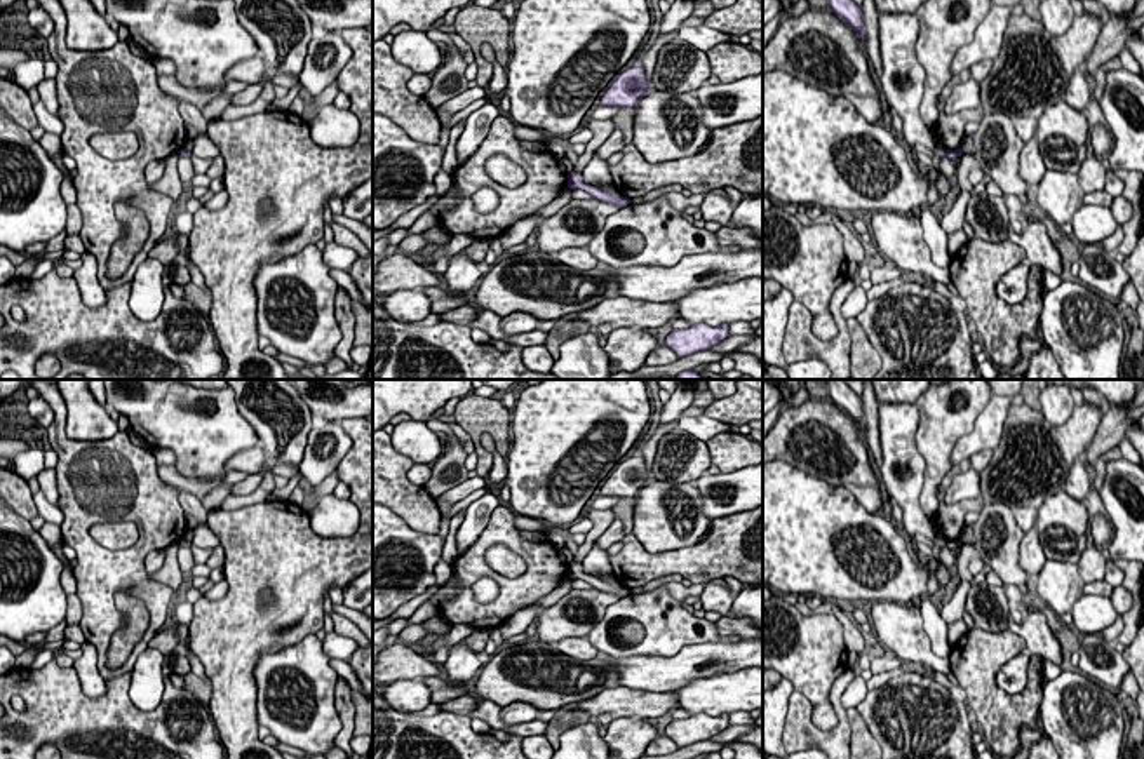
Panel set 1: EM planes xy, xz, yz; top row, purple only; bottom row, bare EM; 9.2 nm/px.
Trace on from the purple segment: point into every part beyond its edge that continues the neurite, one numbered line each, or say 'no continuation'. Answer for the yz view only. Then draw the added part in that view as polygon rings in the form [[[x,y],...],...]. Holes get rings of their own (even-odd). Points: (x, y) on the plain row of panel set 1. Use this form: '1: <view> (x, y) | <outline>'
no continuation

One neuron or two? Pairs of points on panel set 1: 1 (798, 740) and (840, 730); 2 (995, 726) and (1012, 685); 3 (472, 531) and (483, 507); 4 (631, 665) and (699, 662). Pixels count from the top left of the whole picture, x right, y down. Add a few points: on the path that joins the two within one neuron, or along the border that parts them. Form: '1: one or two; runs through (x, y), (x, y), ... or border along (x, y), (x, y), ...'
1: one; runs through (808, 738), (829, 738)
2: two; border along (1029, 658), (1019, 691), (1007, 693), (995, 683)
3: one; runs through (472, 526), (477, 512)
4: one; runs through (648, 669), (681, 669)

